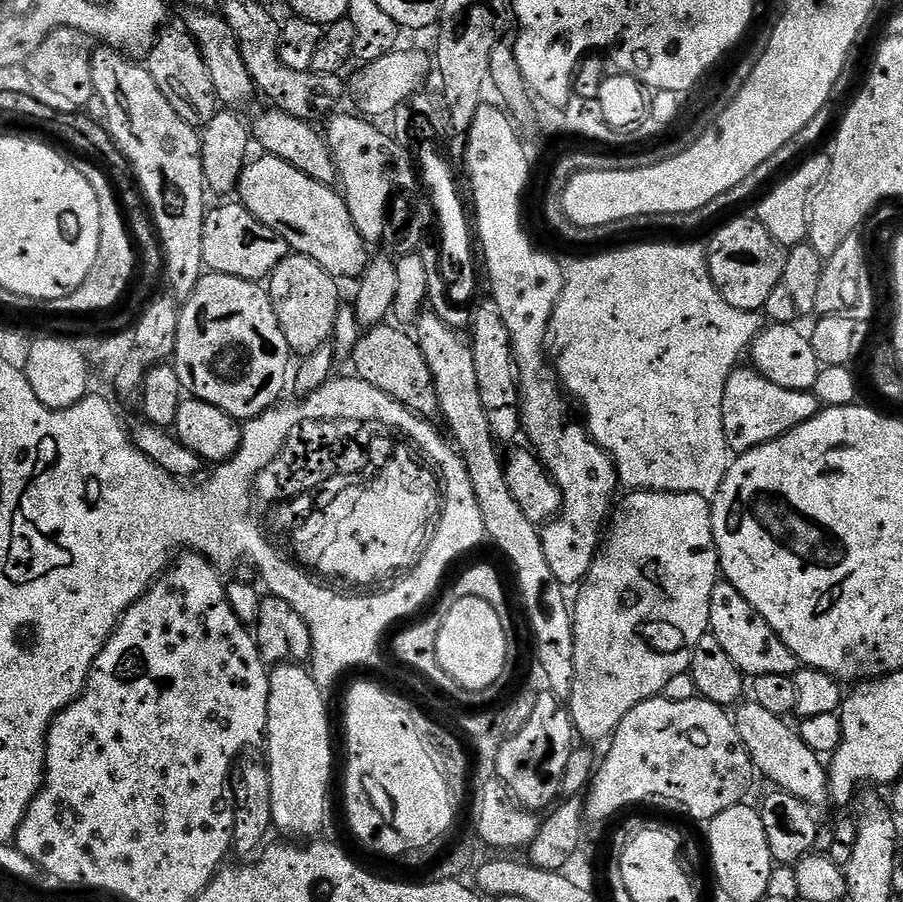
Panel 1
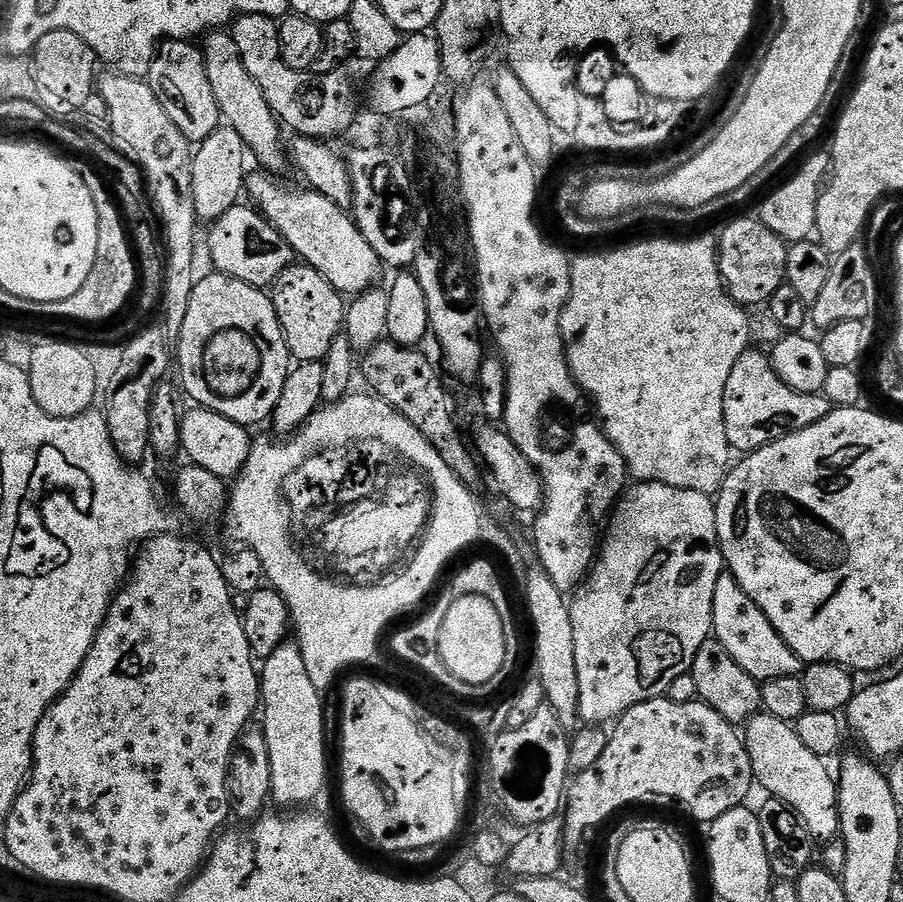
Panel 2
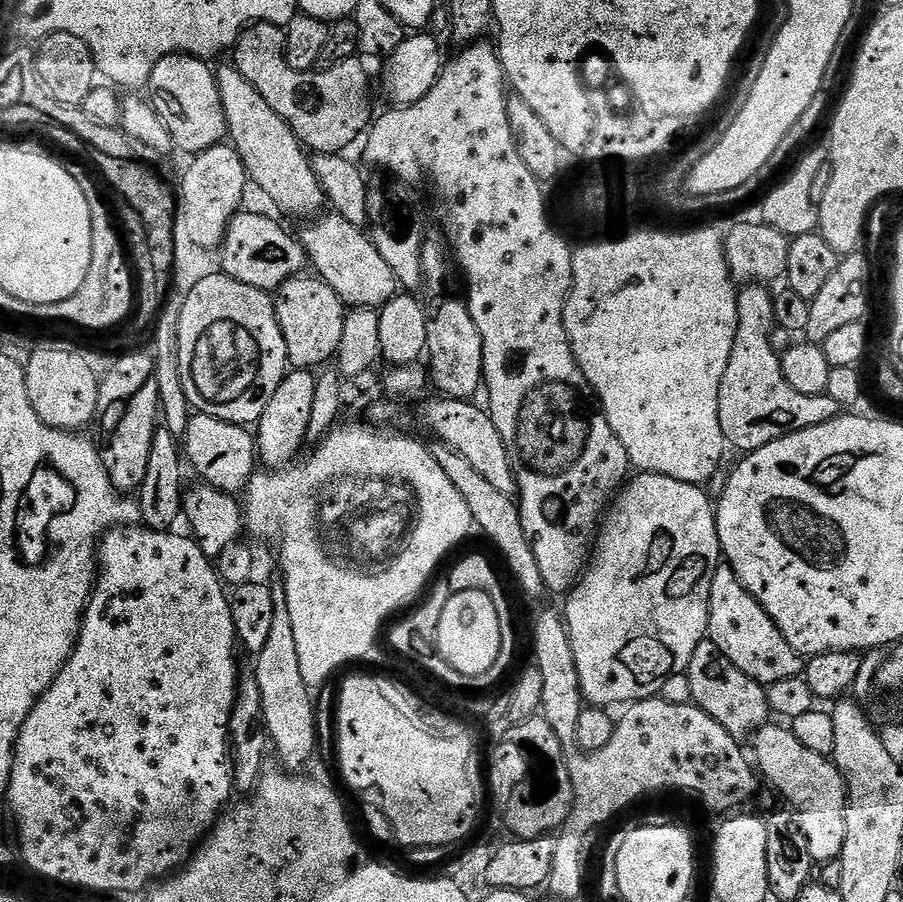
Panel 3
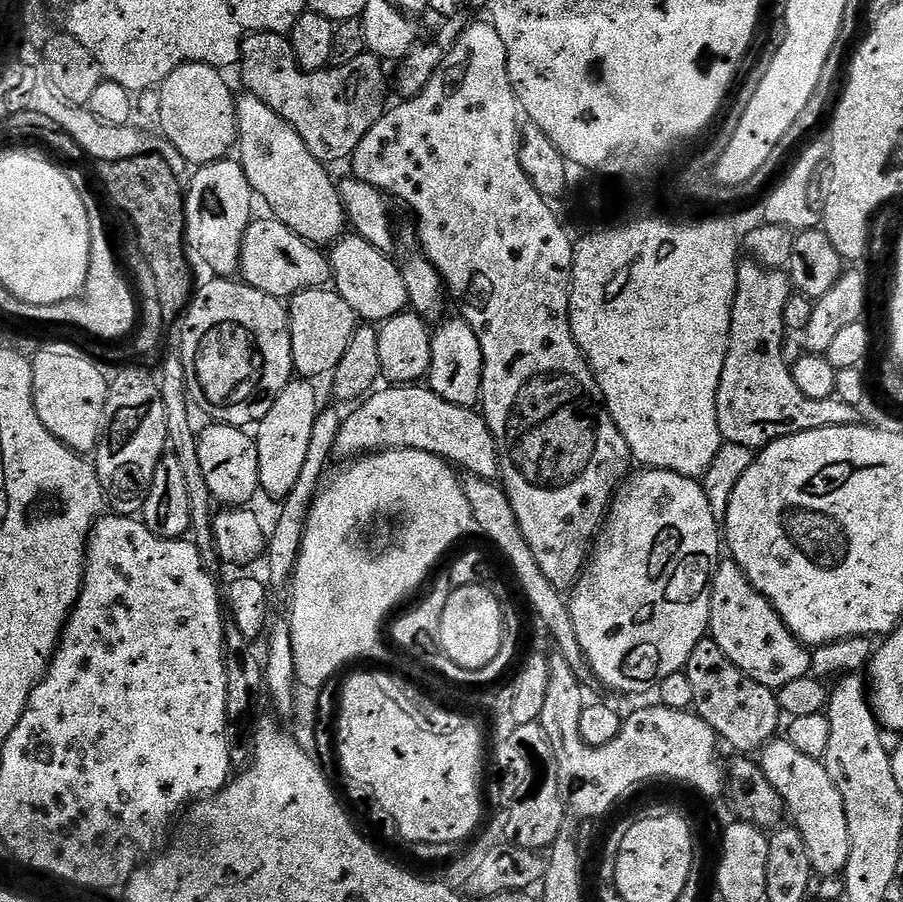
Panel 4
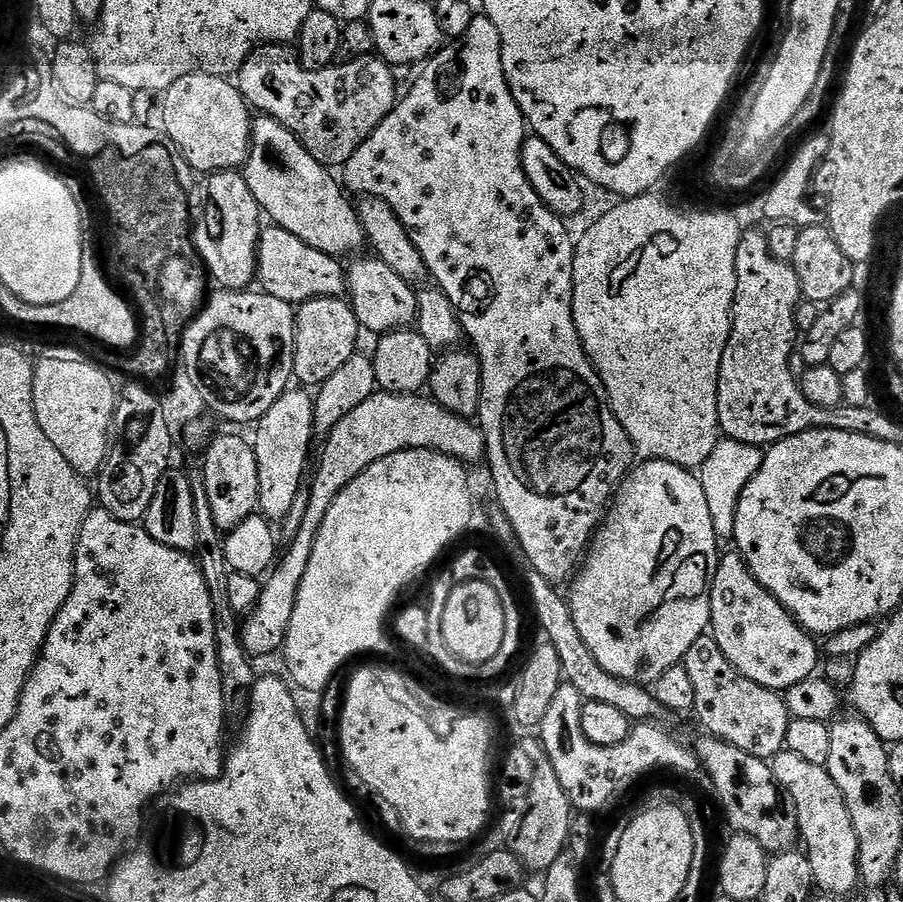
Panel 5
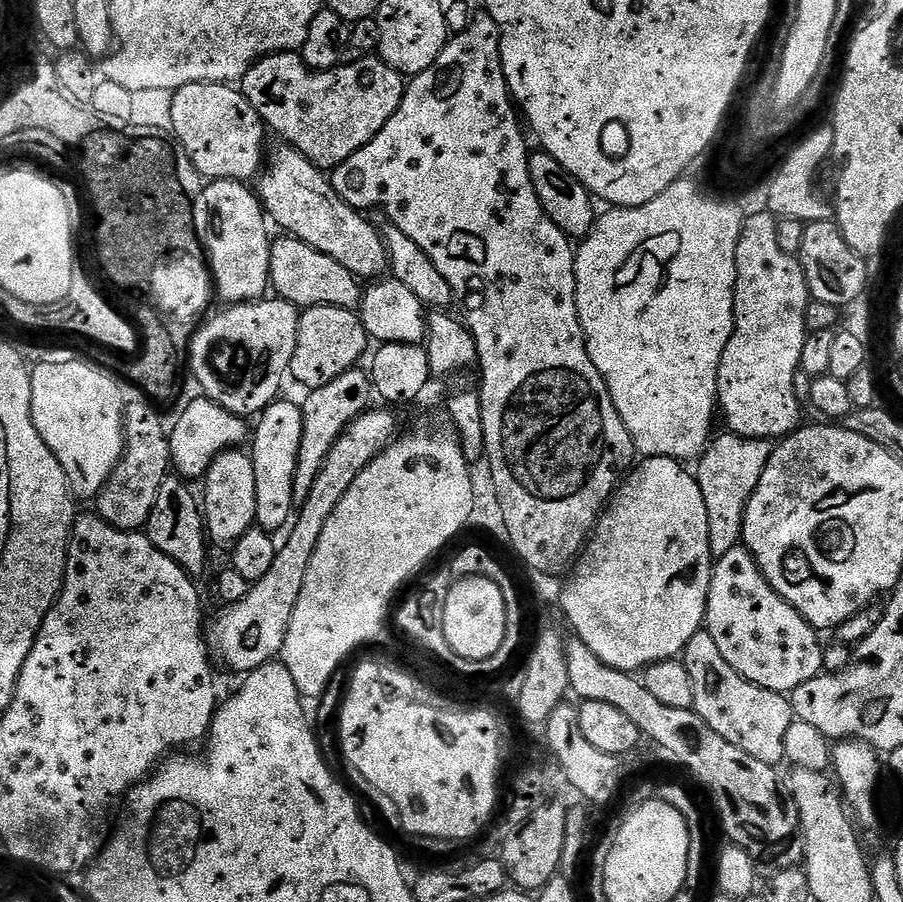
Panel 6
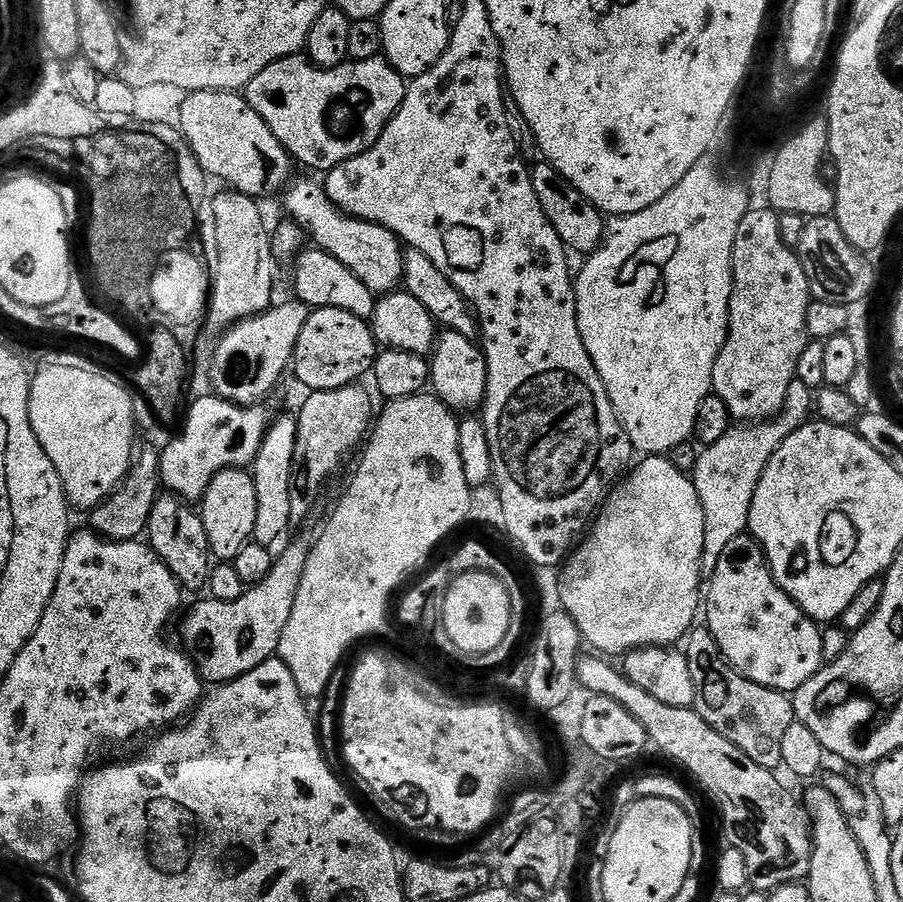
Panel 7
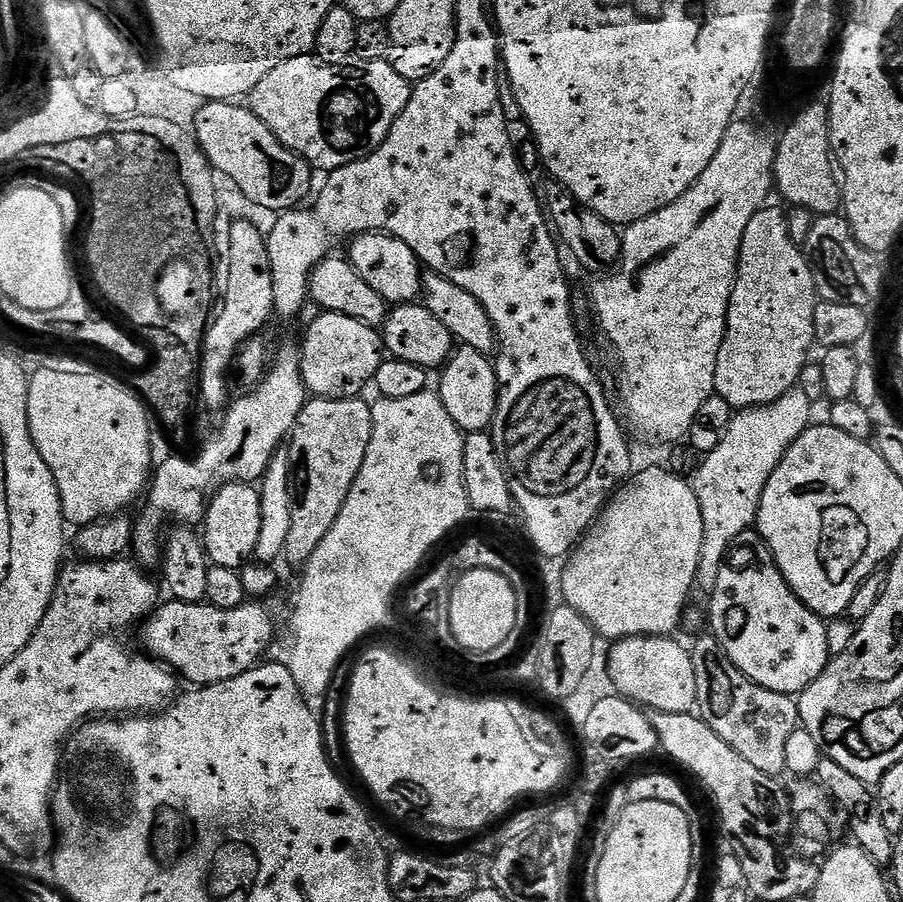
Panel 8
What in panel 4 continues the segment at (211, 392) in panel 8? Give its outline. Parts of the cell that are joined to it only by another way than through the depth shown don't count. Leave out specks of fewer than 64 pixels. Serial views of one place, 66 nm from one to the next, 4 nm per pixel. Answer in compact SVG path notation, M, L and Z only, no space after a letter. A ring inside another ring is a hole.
M239 159L202 164L192 172L192 184L186 189L184 202L186 244L216 271L213 273L217 277L232 278L239 273L242 242L254 219L252 200L254 193Z

